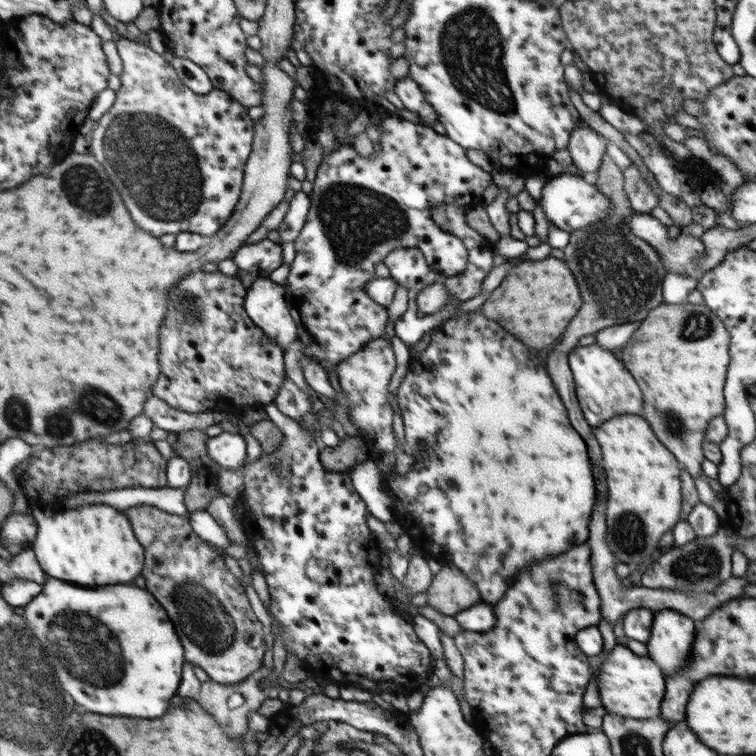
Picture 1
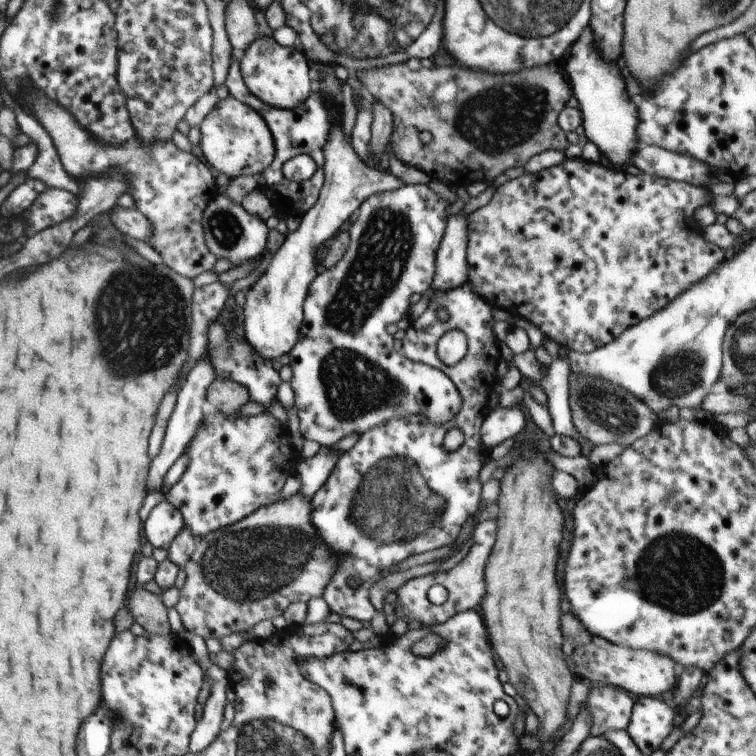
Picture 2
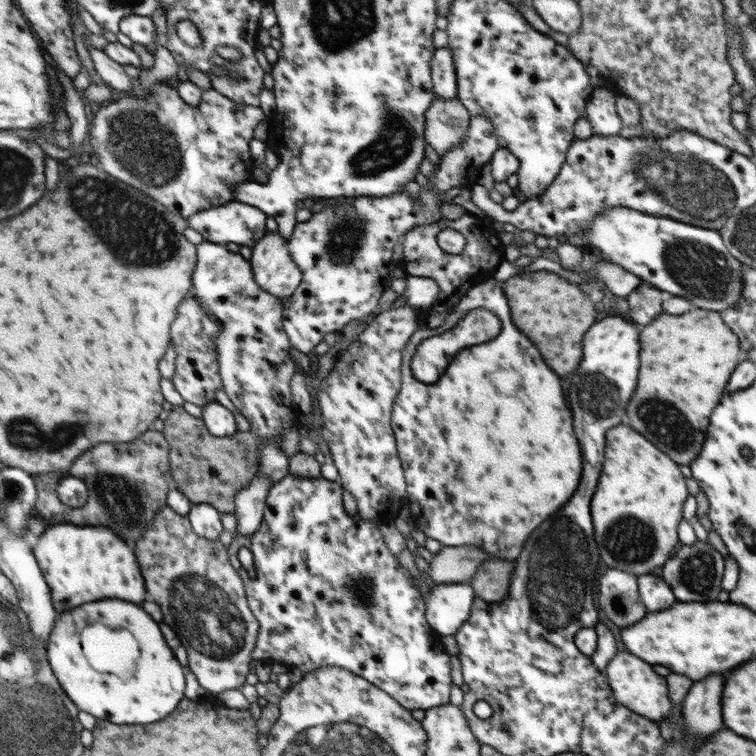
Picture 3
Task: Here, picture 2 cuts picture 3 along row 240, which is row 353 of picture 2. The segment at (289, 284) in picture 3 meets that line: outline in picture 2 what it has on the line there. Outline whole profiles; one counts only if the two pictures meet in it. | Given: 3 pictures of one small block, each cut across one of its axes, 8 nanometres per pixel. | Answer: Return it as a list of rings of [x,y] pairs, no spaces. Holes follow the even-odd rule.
[[[342,121],[332,126],[330,136],[322,148],[324,154],[323,174],[325,182],[318,201],[302,216],[302,222],[295,232],[289,232],[286,240],[272,256],[270,266],[261,278],[249,289],[244,302],[244,331],[250,346],[266,360],[289,354],[298,341],[303,322],[303,303],[308,295],[316,272],[316,254],[326,240],[332,239],[349,223],[355,210],[370,198],[384,191],[397,190],[405,186],[389,170],[380,172],[370,169],[347,139]]]

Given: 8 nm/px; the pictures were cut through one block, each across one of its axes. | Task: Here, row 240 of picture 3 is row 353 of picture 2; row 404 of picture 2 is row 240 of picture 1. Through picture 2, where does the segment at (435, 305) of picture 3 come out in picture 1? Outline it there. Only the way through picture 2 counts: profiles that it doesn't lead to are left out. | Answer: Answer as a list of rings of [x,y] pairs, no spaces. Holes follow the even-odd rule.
[[[446,203],[439,204],[431,206],[430,214],[438,228],[442,229],[446,233],[458,236],[458,238],[463,241],[469,257],[466,268],[463,272],[456,276],[441,277],[436,275],[434,271],[429,270],[424,256],[420,251],[413,248],[398,248],[396,250],[392,250],[392,253],[386,255],[383,262],[388,266],[390,276],[397,282],[397,284],[405,286],[406,290],[408,290],[408,307],[404,314],[395,322],[395,335],[409,347],[420,342],[425,333],[438,328],[442,323],[450,320],[456,314],[456,310],[454,309],[454,306],[452,306],[452,300],[450,300],[450,298],[446,306],[438,307],[437,310],[420,310],[416,302],[419,292],[424,290],[424,288],[429,284],[434,283],[436,280],[441,280],[443,285],[448,288],[447,292],[449,292],[455,300],[460,300],[461,302],[470,300],[470,298],[474,298],[474,296],[478,296],[478,294],[481,293],[483,280],[492,270],[492,262],[494,262],[495,244],[492,241],[488,241],[473,228],[470,228],[470,225],[465,221],[464,206]]]

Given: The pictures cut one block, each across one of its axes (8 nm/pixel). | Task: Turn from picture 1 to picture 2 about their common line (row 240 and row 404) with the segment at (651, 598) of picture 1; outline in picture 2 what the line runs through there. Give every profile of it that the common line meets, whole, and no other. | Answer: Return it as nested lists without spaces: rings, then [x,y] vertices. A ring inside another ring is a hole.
[[[569,373],[569,396],[574,426],[593,446],[613,443],[630,446],[660,424],[657,413],[642,400],[636,400],[630,392],[600,378]]]

